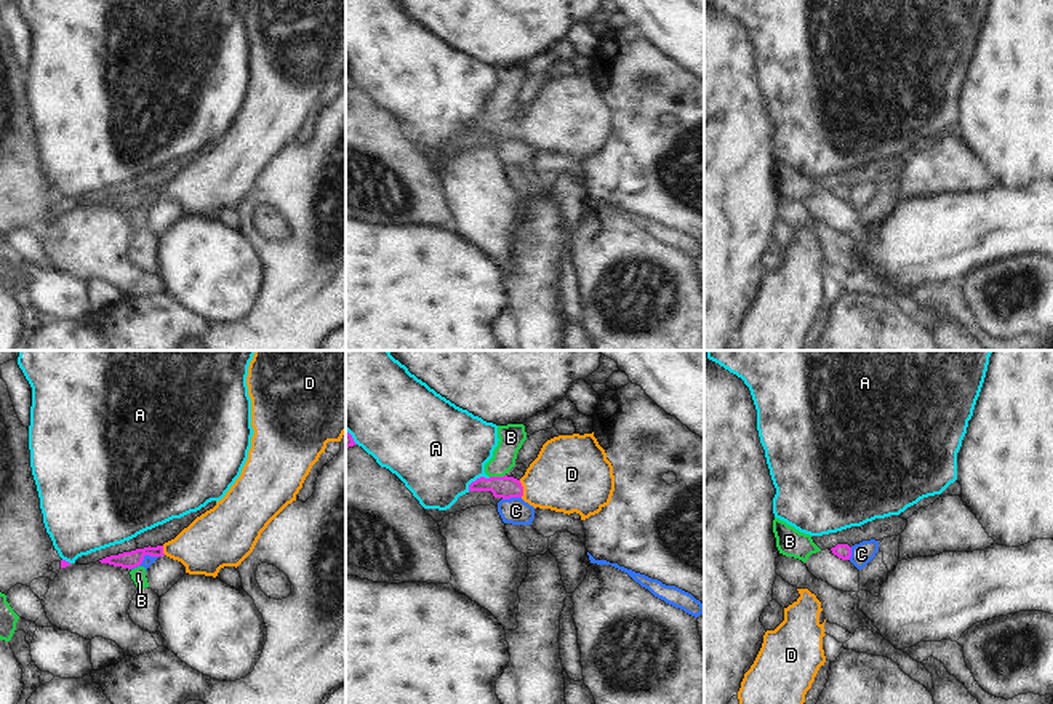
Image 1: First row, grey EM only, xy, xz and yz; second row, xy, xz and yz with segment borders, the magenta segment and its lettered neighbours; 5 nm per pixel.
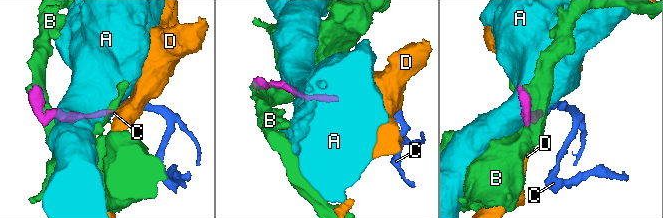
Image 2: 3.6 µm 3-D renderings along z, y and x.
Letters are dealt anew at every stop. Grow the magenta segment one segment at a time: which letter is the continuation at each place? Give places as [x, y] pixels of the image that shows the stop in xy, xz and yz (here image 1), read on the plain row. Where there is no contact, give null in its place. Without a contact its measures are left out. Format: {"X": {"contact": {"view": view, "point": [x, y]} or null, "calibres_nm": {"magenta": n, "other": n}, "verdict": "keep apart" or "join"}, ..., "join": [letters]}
{"A": {"contact": {"view": "xz", "point": [477, 120]}, "calibres_nm": {"magenta": 110, "other": 480}, "verdict": "keep apart"}, "B": {"contact": {"view": "xz", "point": [496, 119]}, "calibres_nm": {"magenta": 110, "other": 130}, "verdict": "keep apart"}, "C": {"contact": {"view": "xz", "point": [511, 138]}, "calibres_nm": {"magenta": 110, "other": 140}, "verdict": "keep apart"}, "D": {"contact": {"view": "xz", "point": [522, 130]}, "calibres_nm": {"magenta": 110, "other": 380}, "verdict": "join"}, "join": ["D"]}

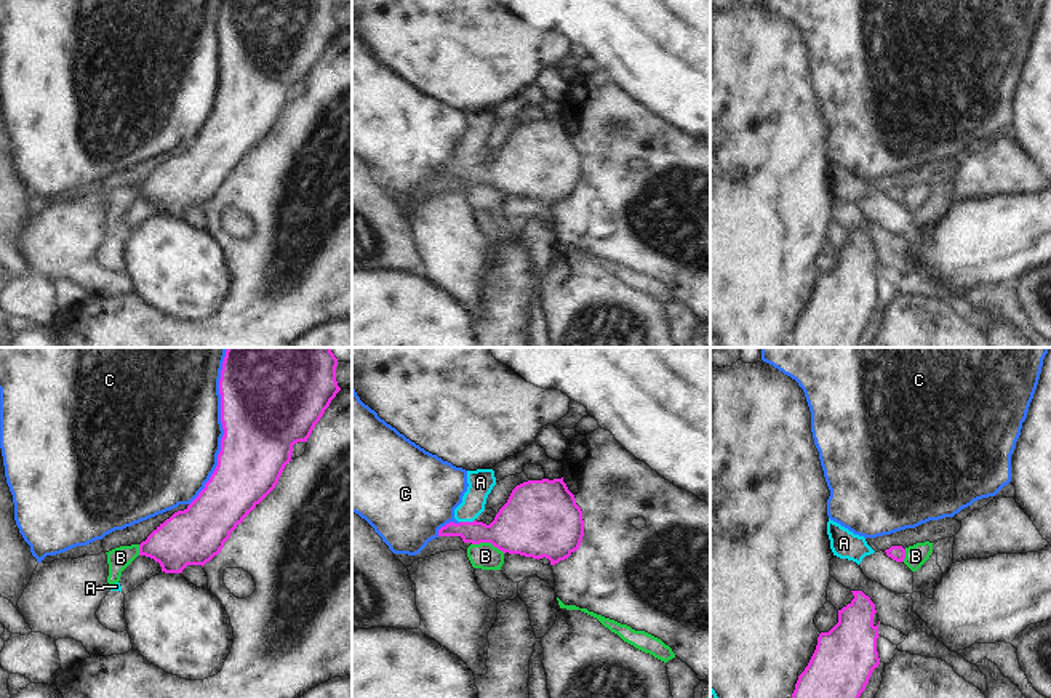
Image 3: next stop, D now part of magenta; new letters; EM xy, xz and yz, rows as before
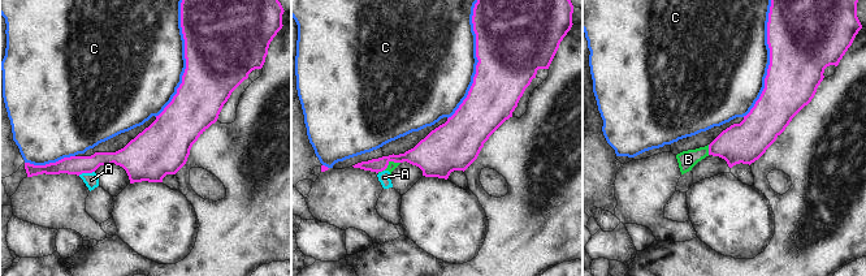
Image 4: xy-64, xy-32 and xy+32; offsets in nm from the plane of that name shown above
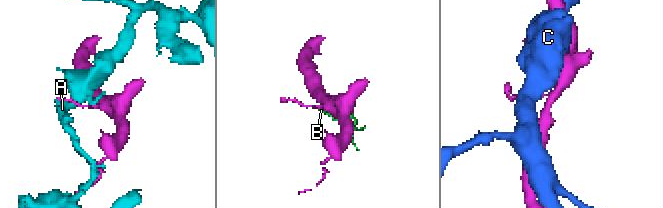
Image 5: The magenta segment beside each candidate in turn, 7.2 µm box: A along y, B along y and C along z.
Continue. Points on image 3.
{"A": {"contact": {"view": "xz", "point": [466, 164]}, "calibres_nm": {"magenta": 240, "other": 130}, "verdict": "keep apart"}, "B": {"contact": {"view": "xz", "point": [488, 183]}, "calibres_nm": {"magenta": 340, "other": 140}, "verdict": "keep apart"}, "C": {"contact": {"view": "xy", "point": [224, 74]}, "calibres_nm": {"magenta": 460, "other": 480}, "verdict": "keep apart"}, "join": []}

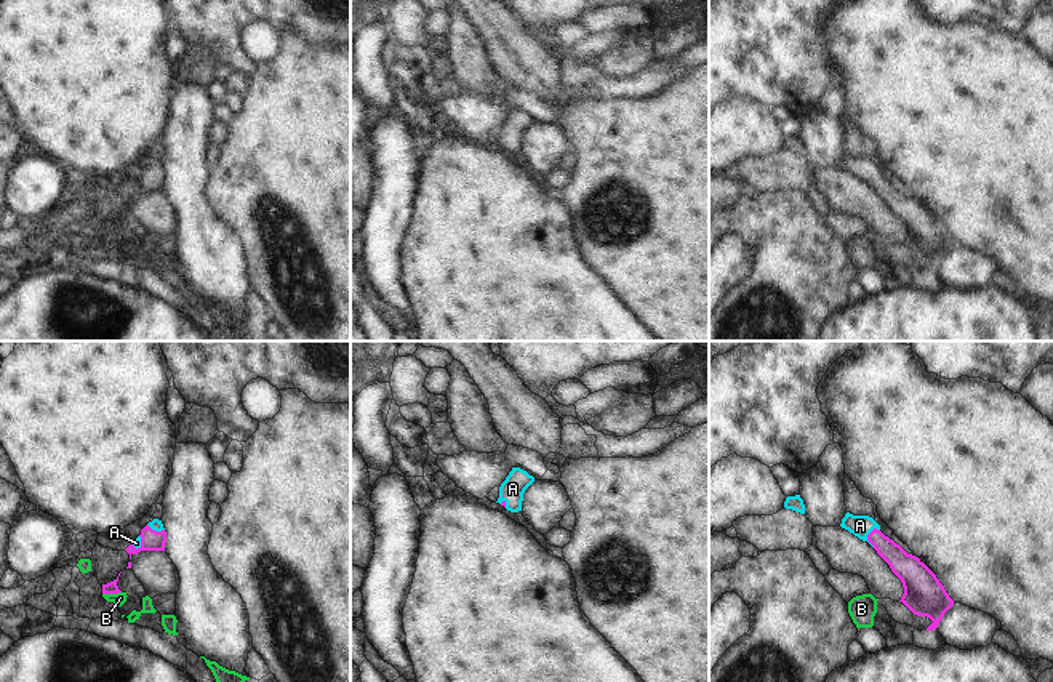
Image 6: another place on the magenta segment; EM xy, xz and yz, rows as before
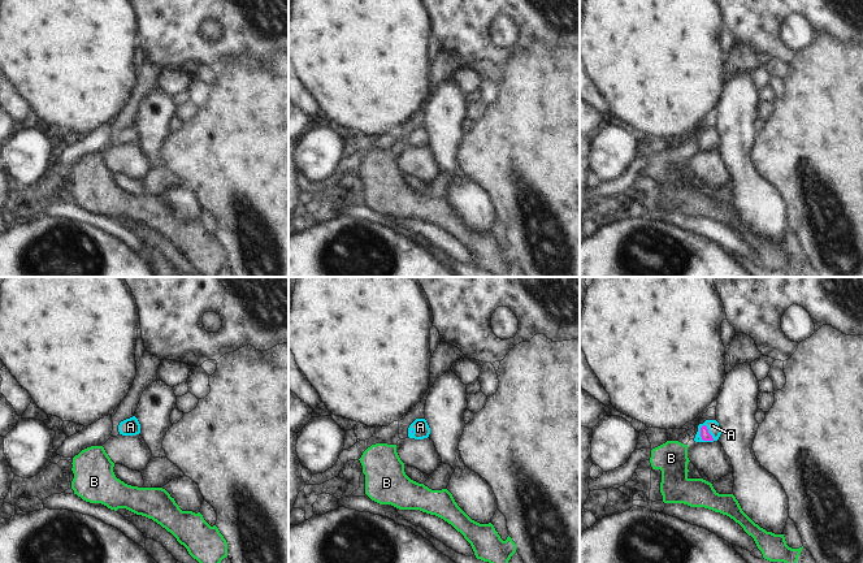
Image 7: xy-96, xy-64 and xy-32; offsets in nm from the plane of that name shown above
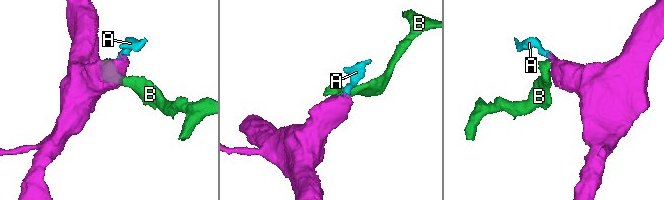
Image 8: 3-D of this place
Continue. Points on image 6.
{"A": {"contact": {"view": "yz", "point": [868, 178]}, "calibres_nm": {"magenta": 140, "other": 110}, "verdict": "join"}, "B": {"contact": {"view": "xy", "point": [111, 234]}, "calibres_nm": {"magenta": 60, "other": 60}, "verdict": "keep apart"}, "join": ["A"]}

